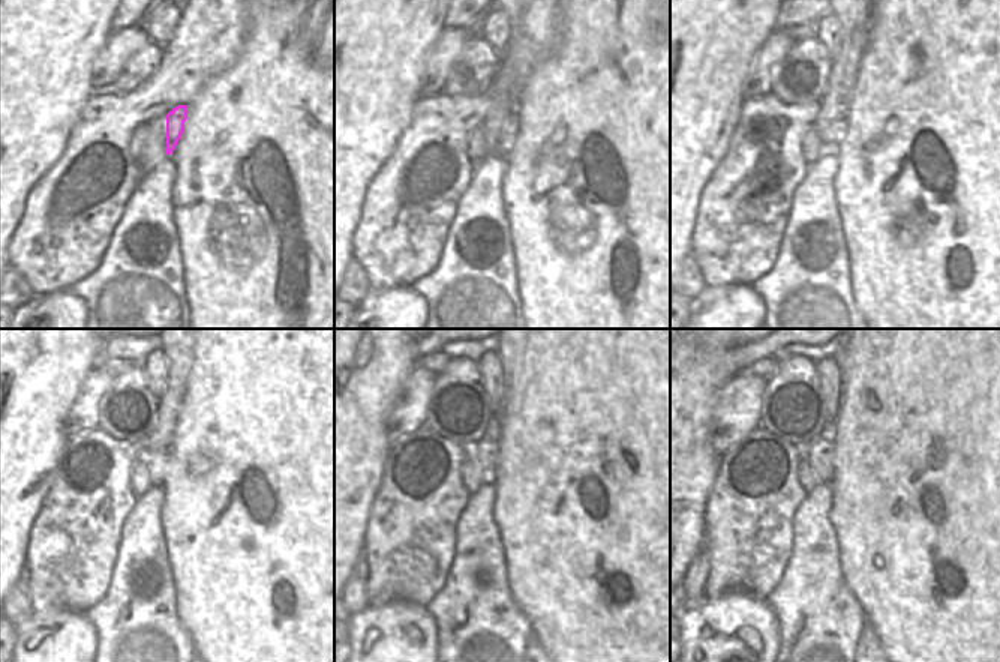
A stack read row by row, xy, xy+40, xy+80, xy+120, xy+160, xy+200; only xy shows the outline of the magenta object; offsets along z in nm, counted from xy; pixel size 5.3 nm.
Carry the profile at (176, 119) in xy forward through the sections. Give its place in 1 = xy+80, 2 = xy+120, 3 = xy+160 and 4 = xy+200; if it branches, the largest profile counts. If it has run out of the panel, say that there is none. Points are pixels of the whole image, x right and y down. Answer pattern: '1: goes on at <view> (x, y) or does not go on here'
1: goes on at xy+80 (834, 134)
2: goes on at xy+120 (153, 461)
3: goes on at xy+160 (486, 452)
4: goes on at xy+200 (819, 452)

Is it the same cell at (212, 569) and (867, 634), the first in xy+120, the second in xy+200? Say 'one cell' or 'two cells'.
two cells

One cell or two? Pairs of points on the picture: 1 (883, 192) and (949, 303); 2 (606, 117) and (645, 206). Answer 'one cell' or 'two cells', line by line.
1: one cell
2: one cell

